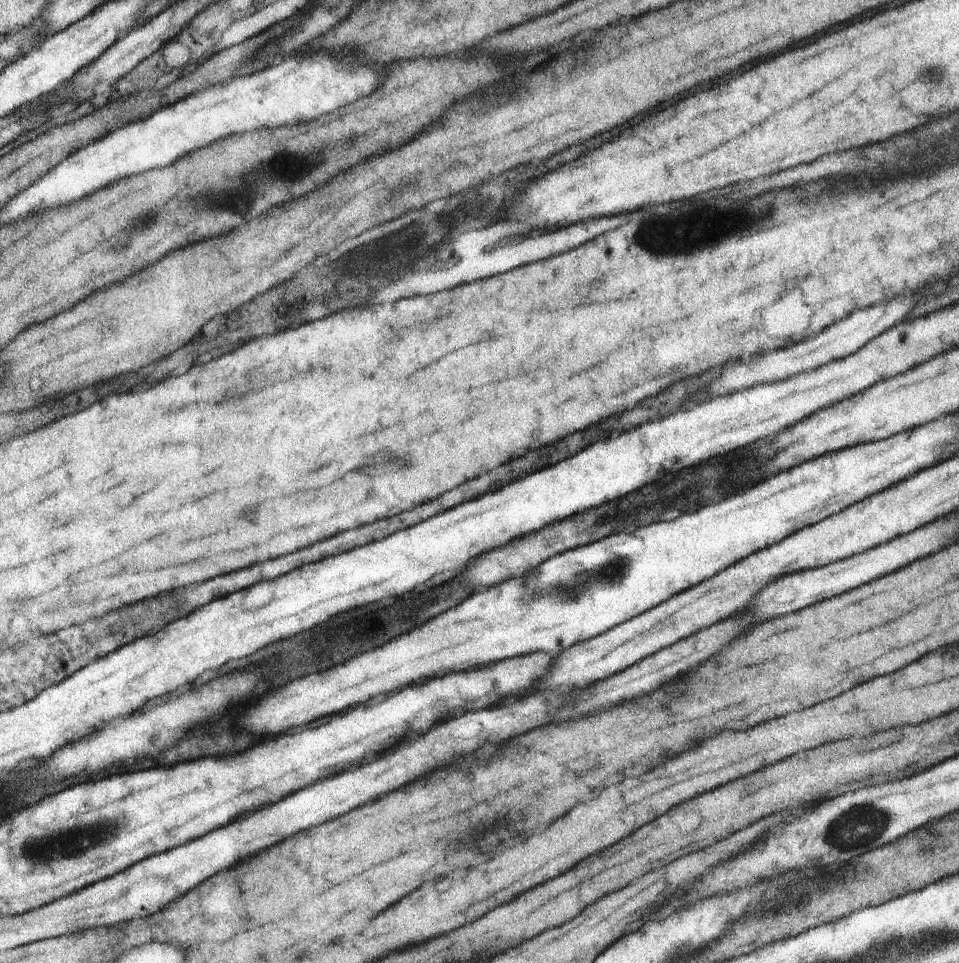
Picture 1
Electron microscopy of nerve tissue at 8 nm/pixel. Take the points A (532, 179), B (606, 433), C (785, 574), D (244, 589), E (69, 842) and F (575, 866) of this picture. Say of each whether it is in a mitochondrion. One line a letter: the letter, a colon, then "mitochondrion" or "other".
A: other
B: other
C: other
D: other
E: mitochondrion
F: other

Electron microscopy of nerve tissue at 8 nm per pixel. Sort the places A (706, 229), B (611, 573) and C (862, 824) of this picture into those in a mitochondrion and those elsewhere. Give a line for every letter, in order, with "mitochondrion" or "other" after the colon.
A: mitochondrion
B: mitochondrion
C: mitochondrion

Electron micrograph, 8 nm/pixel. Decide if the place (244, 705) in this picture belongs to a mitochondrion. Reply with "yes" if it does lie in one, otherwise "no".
no

